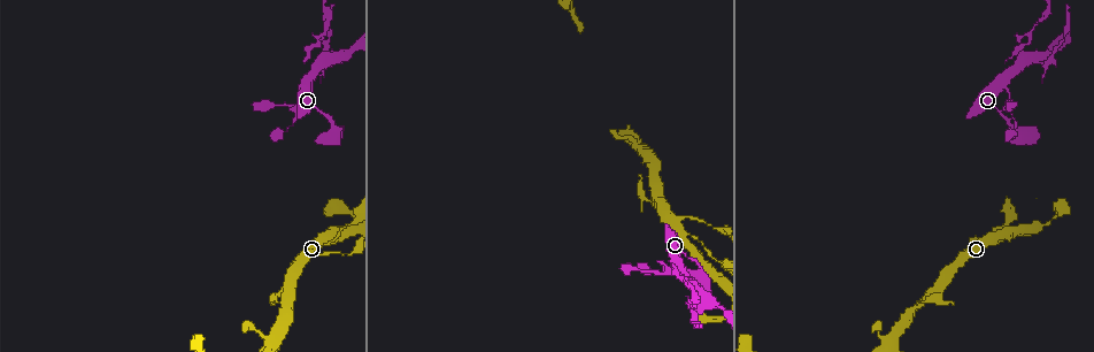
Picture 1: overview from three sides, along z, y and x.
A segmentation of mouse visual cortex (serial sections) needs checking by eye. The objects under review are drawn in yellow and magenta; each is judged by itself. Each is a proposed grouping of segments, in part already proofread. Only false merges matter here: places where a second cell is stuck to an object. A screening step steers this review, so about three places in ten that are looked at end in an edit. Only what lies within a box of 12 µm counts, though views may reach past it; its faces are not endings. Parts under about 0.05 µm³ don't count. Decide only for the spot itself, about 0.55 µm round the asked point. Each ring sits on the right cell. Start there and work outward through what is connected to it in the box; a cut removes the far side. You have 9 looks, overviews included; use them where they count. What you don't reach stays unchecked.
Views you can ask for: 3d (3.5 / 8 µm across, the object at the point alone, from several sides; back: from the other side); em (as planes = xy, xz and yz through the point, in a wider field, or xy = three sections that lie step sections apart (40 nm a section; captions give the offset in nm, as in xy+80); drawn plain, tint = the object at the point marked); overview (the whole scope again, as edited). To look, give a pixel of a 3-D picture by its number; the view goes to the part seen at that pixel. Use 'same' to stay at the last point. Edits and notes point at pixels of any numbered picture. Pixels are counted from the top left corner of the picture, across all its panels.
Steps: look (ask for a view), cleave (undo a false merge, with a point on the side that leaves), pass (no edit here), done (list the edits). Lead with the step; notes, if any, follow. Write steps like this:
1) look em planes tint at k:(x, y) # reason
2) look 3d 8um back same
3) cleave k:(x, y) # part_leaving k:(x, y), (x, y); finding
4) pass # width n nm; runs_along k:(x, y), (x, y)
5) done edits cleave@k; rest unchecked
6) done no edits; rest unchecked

look 3d 8um at 1:(1012, 133) # sudden change in width

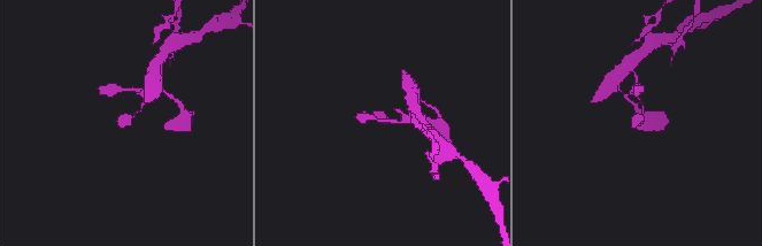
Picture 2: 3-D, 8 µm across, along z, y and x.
look em xy step 1 tint at 2:(641, 115) # need the tissue

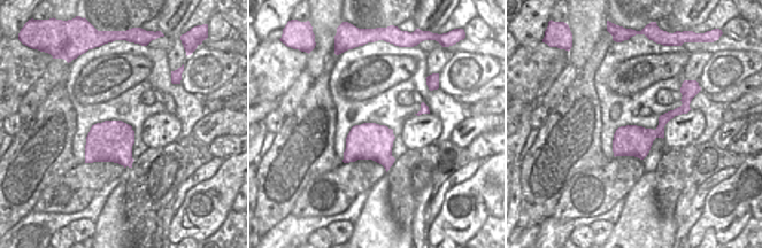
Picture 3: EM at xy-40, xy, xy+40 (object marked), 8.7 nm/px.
pass # width 320 nm; runs_along 3:(686, 98), (654, 133), (616, 153); continuous, no second cell

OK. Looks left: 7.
look 3d 3.5um at 1:(1048, 61) # sudden change in width

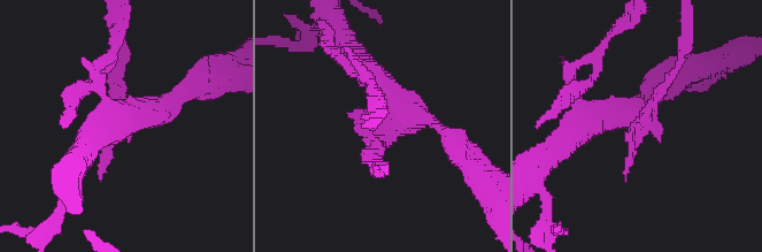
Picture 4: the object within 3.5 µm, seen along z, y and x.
look em xy step 3 tint at 4:(645, 123) # now the EM

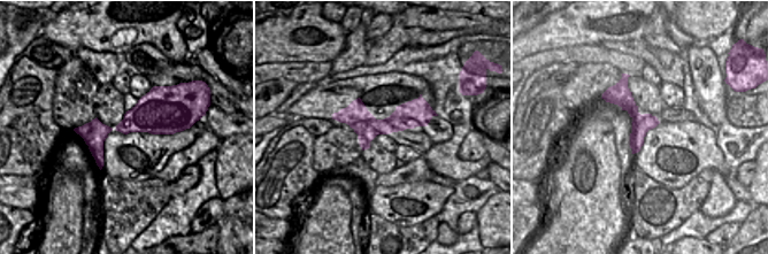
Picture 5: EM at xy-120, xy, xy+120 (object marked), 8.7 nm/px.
pass # width 220 nm; runs_along 5:(431, 113), (391, 124), (335, 116); one cell here

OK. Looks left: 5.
look 3d 3.5um at 1:(289, 282) # branch point

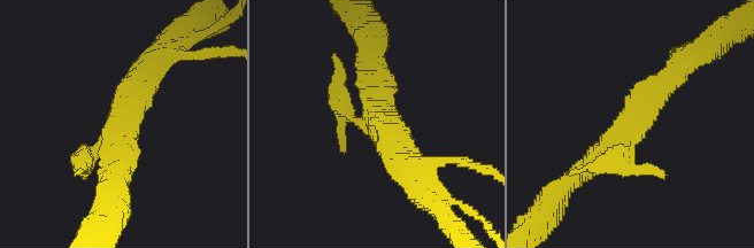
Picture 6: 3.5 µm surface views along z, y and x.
look em xy step 3 tint at 6:(119, 127) # need the tissue

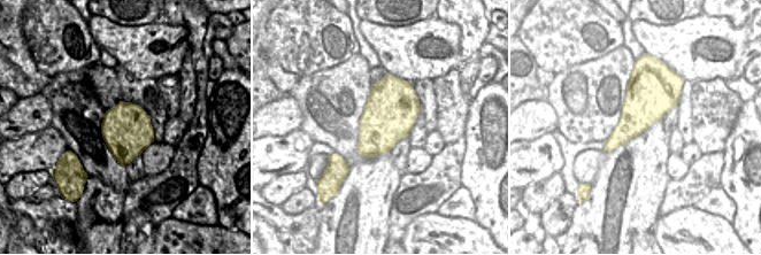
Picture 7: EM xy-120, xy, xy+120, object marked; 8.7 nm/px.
look em planes tint same

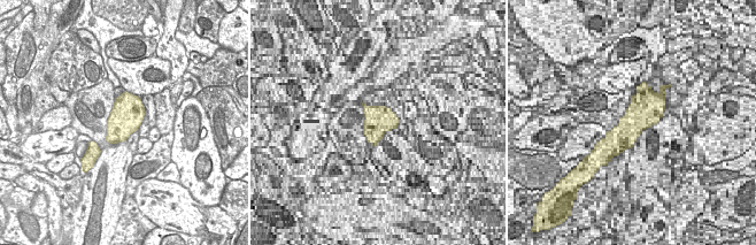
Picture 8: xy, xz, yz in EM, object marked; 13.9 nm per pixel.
cleave 6:(614, 165) # width 460 nm; part_leaving 6:(353, 119), (338, 101), (335, 54); a second cell is stuck on

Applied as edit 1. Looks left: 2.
done edits cleave@6; rest unchecked

